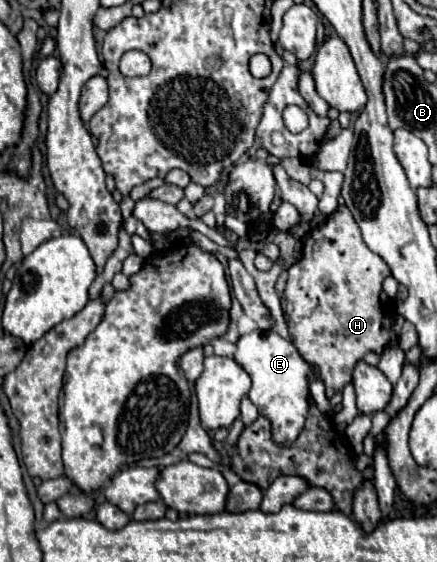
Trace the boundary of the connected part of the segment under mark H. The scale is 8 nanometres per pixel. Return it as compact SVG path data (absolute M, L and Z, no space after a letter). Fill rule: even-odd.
M339 206L327 216L323 224L307 234L307 240L301 248L301 258L293 266L289 266L287 274L289 280L281 296L281 308L291 340L297 346L299 354L319 370L327 398L331 398L335 392L341 392L347 382L351 382L351 372L355 364L367 352L381 354L389 344L389 330L395 316L395 306L391 298L385 298L381 284L387 276L391 276L391 270L379 254L371 252L365 246L359 226L353 220L349 208Z

